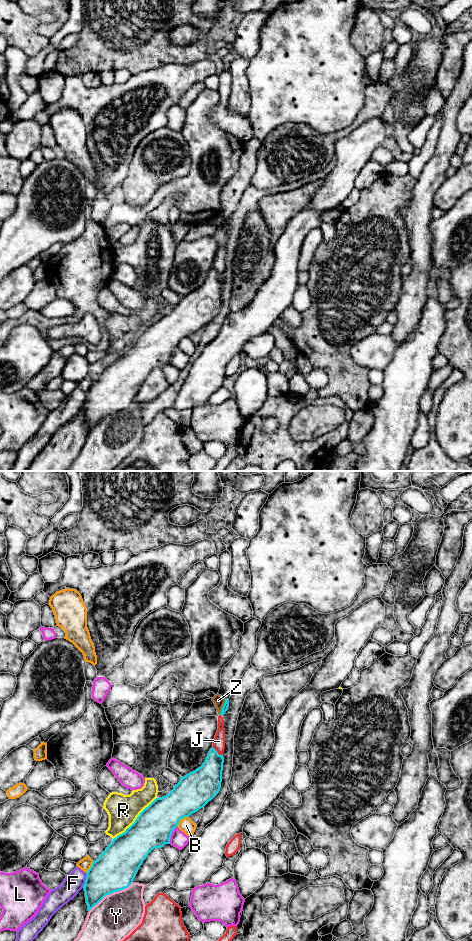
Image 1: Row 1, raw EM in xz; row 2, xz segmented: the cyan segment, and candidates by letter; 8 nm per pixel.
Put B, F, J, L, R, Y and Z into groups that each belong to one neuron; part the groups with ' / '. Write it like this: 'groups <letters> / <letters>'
groups B / F / J / L / R / Y / Z

